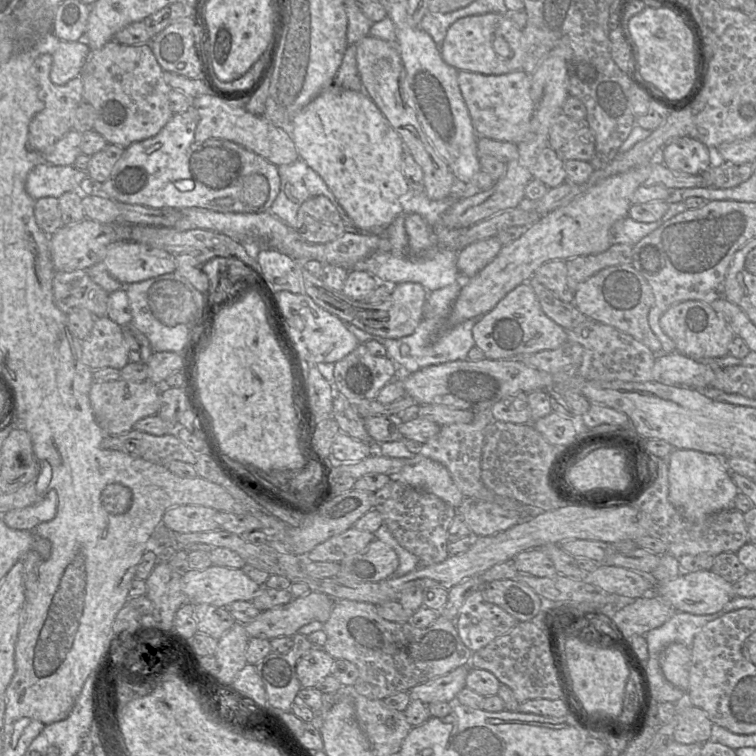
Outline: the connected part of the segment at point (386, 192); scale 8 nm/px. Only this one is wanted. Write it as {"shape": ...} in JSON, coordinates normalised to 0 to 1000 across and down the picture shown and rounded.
{"shape":[[[440,111],[439,115],[425,122],[390,152],[386,160],[385,183],[390,189],[396,209],[403,213],[426,234],[450,271],[458,279],[459,284],[466,290],[470,300],[475,306],[488,310],[509,310],[509,303],[532,282],[529,261],[541,251],[541,247],[532,226],[532,208],[534,201],[533,187],[493,132],[481,120],[456,119]]]}

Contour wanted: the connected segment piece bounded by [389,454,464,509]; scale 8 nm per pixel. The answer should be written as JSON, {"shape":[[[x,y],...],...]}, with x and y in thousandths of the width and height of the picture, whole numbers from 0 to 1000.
{"shape":[[[548,601],[540,607],[542,614],[521,630],[515,630],[517,635],[574,653],[603,673],[610,668],[614,655],[589,616],[557,601]]]}

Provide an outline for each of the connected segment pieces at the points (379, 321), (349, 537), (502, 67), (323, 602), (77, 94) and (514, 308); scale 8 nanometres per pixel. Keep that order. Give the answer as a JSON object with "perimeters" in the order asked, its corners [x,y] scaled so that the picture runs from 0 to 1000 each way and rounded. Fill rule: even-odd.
{"perimeters":[[[[401,349],[399,374],[403,389],[411,393],[427,409],[488,442],[515,448],[532,447],[549,438],[560,422],[561,401],[567,390],[567,386],[554,374],[532,373],[519,378],[519,388],[507,399],[487,401],[484,398],[467,397],[413,364],[401,353]]],[[[464,697],[415,724],[403,739],[415,743],[448,745],[479,730],[495,713],[495,705]]],[[[643,17],[610,24],[593,38],[582,62],[585,78],[606,94],[620,94],[640,99],[665,99],[692,91],[693,69],[690,66],[690,40],[672,20]],[[664,48],[676,65],[676,74],[663,77],[653,66],[652,54]]],[[[410,782],[402,788],[388,791],[380,799],[344,810],[323,828],[329,845],[388,843],[399,828],[415,820],[429,825],[443,796],[429,784]]],[[[66,69],[54,70],[45,81],[46,104],[50,111],[50,127],[57,135],[57,144],[50,148],[38,163],[38,187],[45,197],[57,204],[63,200],[79,183],[95,171],[95,153],[101,142],[110,134],[110,110],[106,101],[102,101],[85,112],[73,112],[66,106],[69,74]]],[[[698,373],[683,378],[651,410],[636,418],[624,435],[624,443],[628,458],[639,464],[642,474],[649,476],[683,474],[718,463],[734,463],[750,452],[747,435],[729,423],[718,413],[709,389]]]]}

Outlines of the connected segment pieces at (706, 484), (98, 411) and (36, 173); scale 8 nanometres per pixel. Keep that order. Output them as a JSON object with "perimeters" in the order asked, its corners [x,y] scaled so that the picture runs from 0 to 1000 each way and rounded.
{"perimeters":[[[[892,594],[884,603],[885,663],[913,690],[927,690],[951,676],[974,673],[972,660],[978,651],[967,624],[956,606],[914,594]]],[[[157,501],[139,505],[124,504],[118,526],[127,558],[139,575],[160,575],[176,569],[184,556],[209,546],[212,521],[213,511],[197,503],[176,505]]],[[[56,213],[38,228],[33,249],[45,265],[56,261],[78,262],[91,253],[106,255],[106,243],[114,234],[114,226],[97,218],[75,220]]]]}

